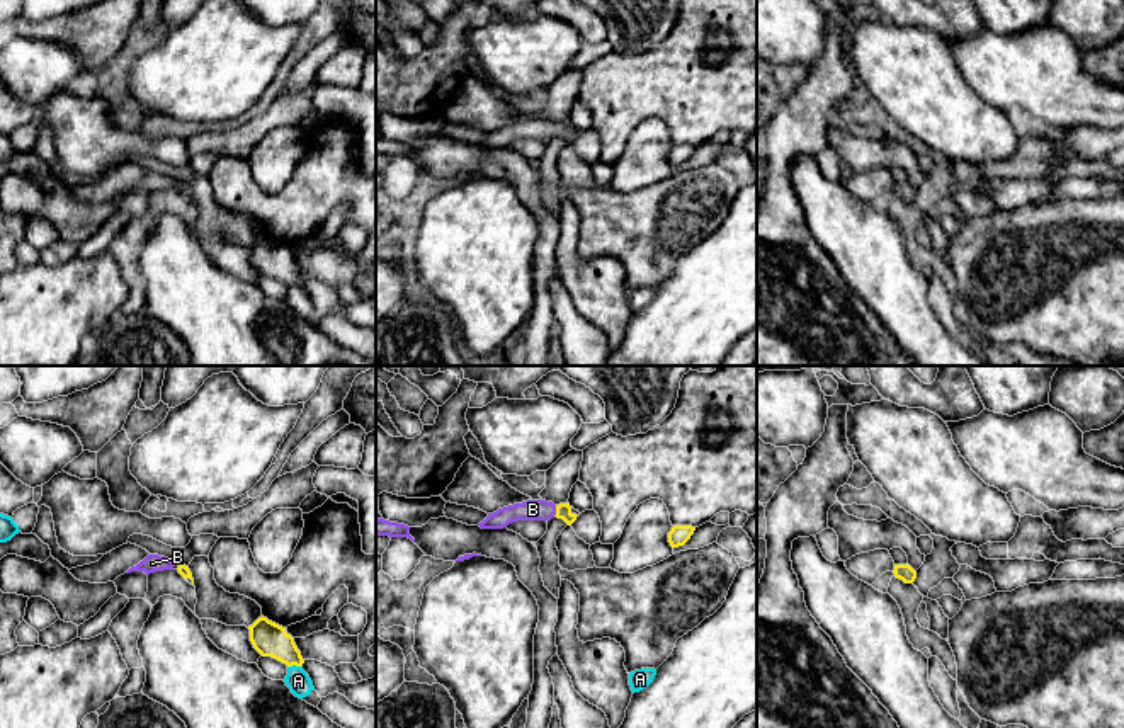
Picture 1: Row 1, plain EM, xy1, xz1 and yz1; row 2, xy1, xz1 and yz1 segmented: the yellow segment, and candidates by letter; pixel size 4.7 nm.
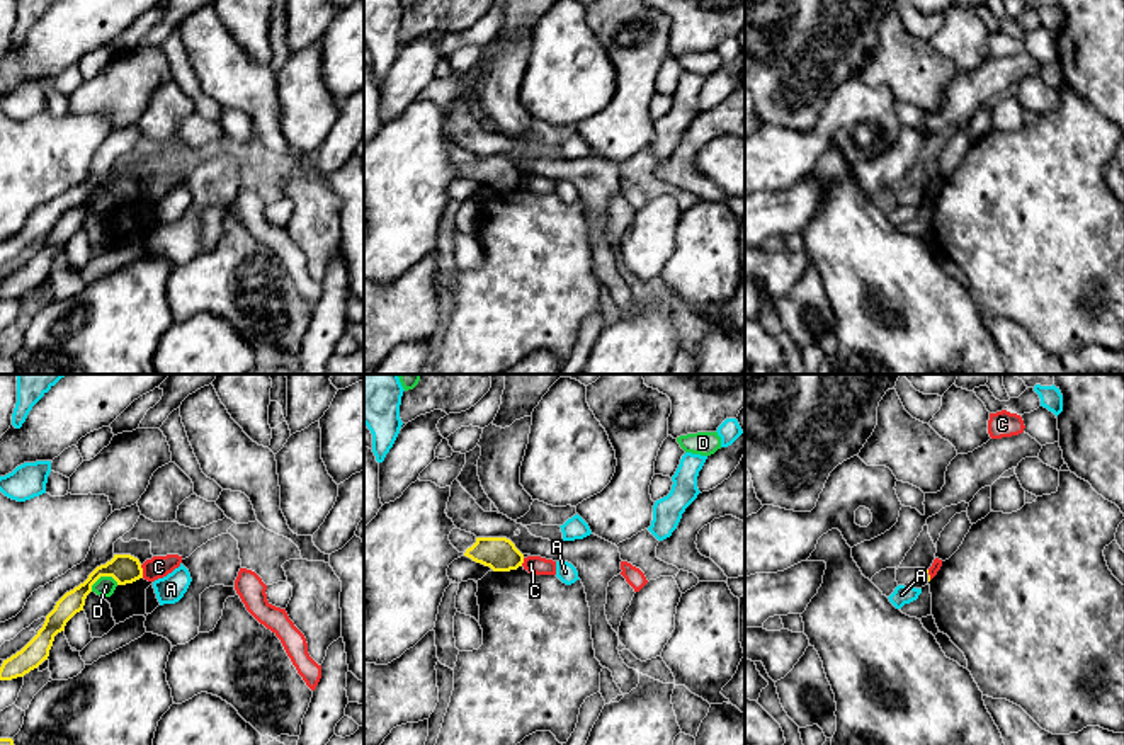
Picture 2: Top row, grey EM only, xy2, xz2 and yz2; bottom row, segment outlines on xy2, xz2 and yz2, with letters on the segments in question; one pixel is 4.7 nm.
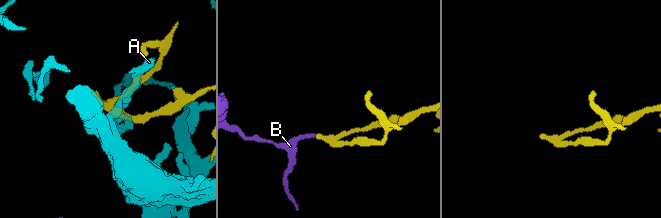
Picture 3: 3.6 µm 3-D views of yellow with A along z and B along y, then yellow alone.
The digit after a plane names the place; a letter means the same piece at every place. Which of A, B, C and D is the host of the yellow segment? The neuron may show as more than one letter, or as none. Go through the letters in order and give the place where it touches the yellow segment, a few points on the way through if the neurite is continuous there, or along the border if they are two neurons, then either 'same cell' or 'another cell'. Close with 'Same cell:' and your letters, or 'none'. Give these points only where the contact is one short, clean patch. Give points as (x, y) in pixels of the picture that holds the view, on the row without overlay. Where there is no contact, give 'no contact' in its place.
A: contact xy1 (293, 283); another cell
B: contact xz1 (556, 130); way xz1 (563, 130), (556, 130), (533, 128); same cell
C: contact xy2 (141, 191); border xy2 (140, 184), (143, 196); another cell
D: contact xy2 (102, 194); another cell
Same cell: B

